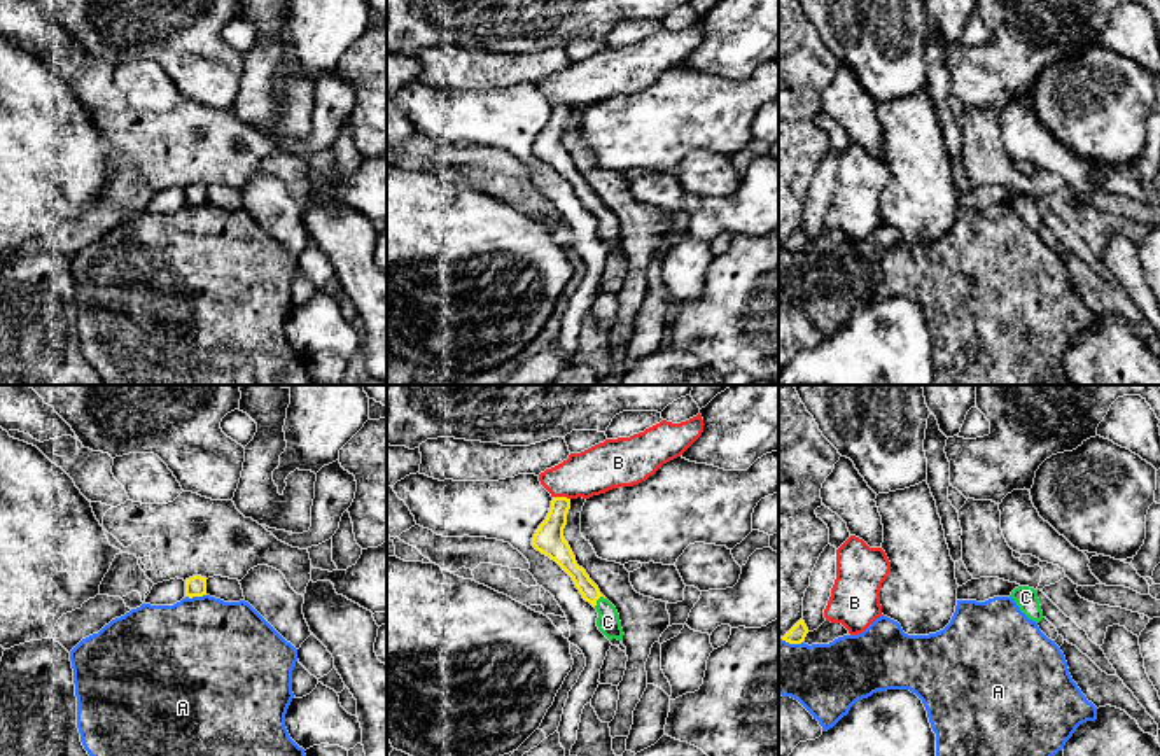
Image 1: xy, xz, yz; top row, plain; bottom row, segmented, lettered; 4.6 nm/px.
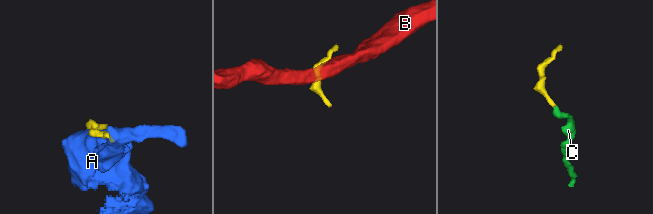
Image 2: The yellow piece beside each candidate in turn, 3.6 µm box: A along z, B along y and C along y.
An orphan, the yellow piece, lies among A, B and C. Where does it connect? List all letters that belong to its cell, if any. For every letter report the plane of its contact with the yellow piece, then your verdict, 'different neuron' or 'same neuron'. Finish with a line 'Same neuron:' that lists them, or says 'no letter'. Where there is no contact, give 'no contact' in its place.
A: xy | different neuron
B: xz | different neuron
C: xz | same neuron
Same neuron: C

